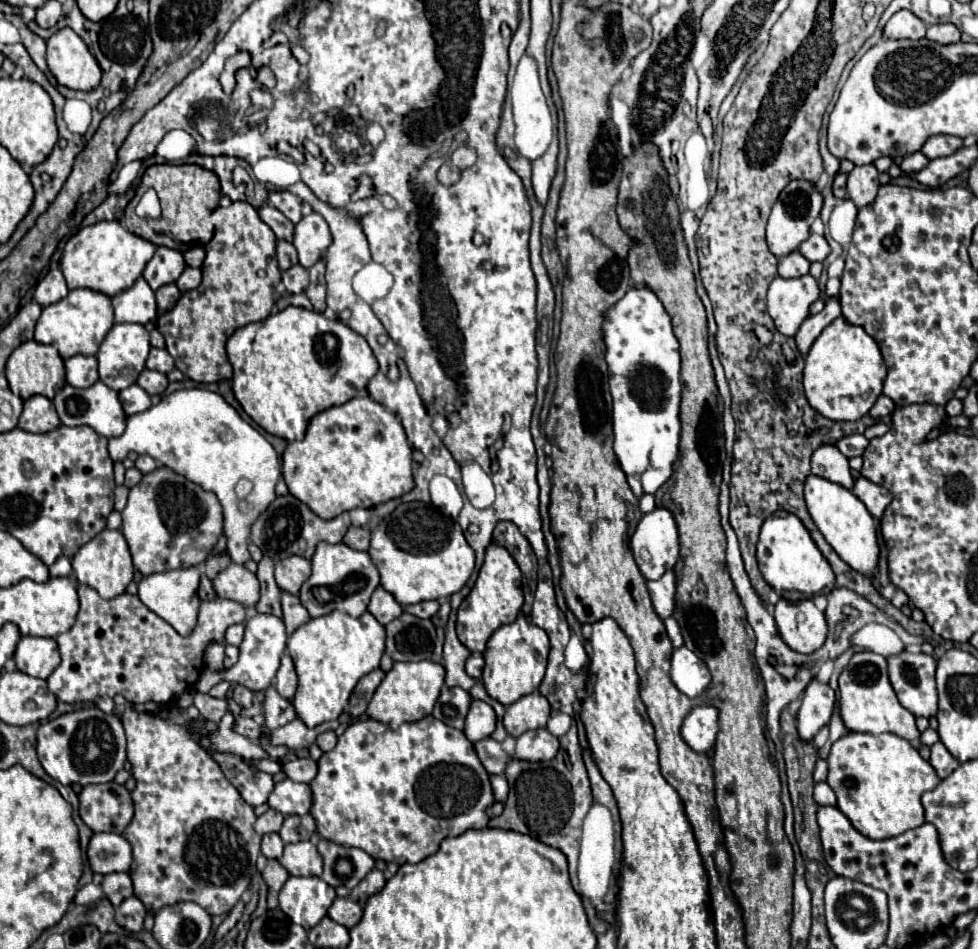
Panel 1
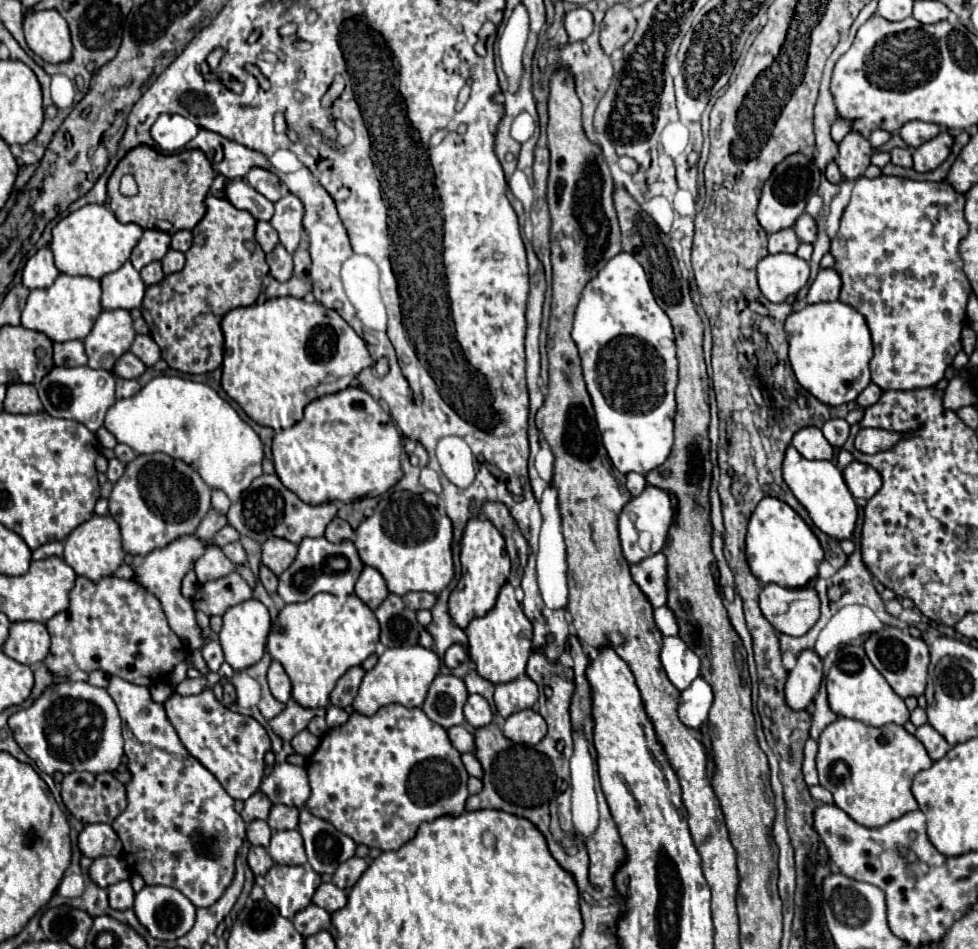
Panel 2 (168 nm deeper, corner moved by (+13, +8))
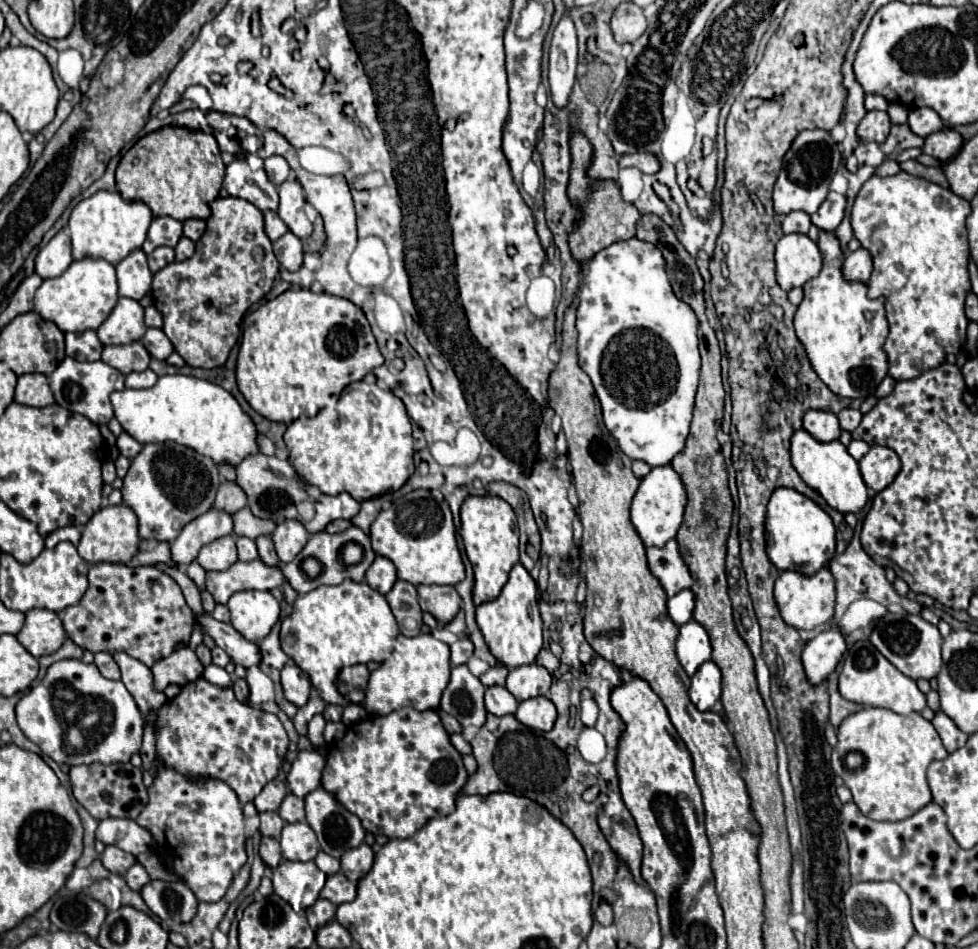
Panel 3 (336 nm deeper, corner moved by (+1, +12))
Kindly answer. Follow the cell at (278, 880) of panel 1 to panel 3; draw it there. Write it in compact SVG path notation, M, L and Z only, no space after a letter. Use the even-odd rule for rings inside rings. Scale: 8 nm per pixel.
M262 837L260 857L262 857L262 861L264 861L270 869L274 869L274 867L280 863L280 859L282 859L280 843L278 843L276 839L272 839L272 837Z

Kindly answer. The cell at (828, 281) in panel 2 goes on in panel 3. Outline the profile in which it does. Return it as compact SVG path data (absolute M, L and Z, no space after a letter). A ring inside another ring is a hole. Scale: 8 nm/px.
M856 249L854 253L848 253L842 261L842 277L846 281L866 283L872 273L872 257L864 249Z

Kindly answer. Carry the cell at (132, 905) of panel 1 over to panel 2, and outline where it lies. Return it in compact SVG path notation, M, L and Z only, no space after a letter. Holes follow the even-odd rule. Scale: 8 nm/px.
M118 881L114 885L108 887L108 899L110 899L110 907L112 909L130 909L134 905L134 891L130 881Z

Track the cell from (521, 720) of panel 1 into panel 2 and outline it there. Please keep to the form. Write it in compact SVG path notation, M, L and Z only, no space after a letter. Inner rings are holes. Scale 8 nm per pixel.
M520 675L508 683L498 683L494 691L494 703L502 717L528 709L536 701L538 701L538 685L528 675Z

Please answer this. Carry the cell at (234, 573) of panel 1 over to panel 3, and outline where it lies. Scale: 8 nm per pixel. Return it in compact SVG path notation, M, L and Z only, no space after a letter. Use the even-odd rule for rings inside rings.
M222 537L222 539L212 541L210 545L204 545L202 551L198 553L196 561L206 571L226 571L226 569L230 569L238 561L234 537Z

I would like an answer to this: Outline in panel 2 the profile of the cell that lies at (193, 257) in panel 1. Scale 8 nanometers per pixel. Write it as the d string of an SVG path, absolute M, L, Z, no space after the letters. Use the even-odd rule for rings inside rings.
M188 229L176 231L172 235L172 249L176 249L176 251L186 253L190 249L190 243L192 243L192 231L188 231Z

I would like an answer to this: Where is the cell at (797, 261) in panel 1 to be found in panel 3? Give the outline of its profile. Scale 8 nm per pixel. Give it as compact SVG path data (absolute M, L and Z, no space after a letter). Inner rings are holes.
M792 211L782 221L782 233L784 235L790 235L790 233L802 233L802 235L806 235L808 229L810 229L810 225L812 225L812 221L810 221L808 213L804 213L804 211Z

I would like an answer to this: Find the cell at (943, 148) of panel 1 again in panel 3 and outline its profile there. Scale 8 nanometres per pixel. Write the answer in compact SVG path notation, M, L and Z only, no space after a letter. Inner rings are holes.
M920 107L920 109L912 109L910 115L908 115L908 127L920 135L920 137L926 137L934 131L940 131L944 125L942 125L942 119L938 117L938 113L930 107Z

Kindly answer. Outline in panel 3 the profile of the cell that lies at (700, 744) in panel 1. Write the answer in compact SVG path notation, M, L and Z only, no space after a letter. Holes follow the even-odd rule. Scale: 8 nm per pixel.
M712 661L704 663L696 671L688 693L690 693L690 701L696 705L698 711L710 711L714 707L714 703L720 699L720 695L722 695L720 679L722 679L720 669Z

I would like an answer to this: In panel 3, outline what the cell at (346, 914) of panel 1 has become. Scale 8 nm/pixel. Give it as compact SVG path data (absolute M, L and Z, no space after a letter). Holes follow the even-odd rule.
M336 873L326 879L326 885L324 885L320 897L328 899L334 905L354 901L356 899L356 885L352 881L348 881L342 873Z

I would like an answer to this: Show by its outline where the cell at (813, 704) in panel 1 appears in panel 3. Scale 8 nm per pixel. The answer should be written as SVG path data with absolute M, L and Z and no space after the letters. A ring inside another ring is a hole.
M826 629L816 639L808 641L802 651L802 663L810 685L820 685L836 669L846 651L844 637L838 629Z

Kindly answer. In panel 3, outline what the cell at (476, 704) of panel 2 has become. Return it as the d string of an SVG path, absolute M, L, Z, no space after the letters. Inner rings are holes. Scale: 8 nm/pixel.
M488 687L484 703L486 703L486 711L492 713L492 715L496 715L496 717L510 715L518 707L516 699L508 693L506 687Z

